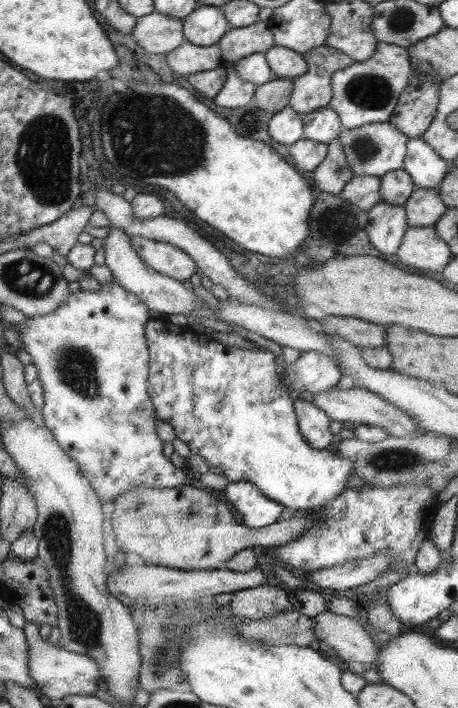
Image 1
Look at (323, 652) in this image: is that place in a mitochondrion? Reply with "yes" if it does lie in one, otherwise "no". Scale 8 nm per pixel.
no

